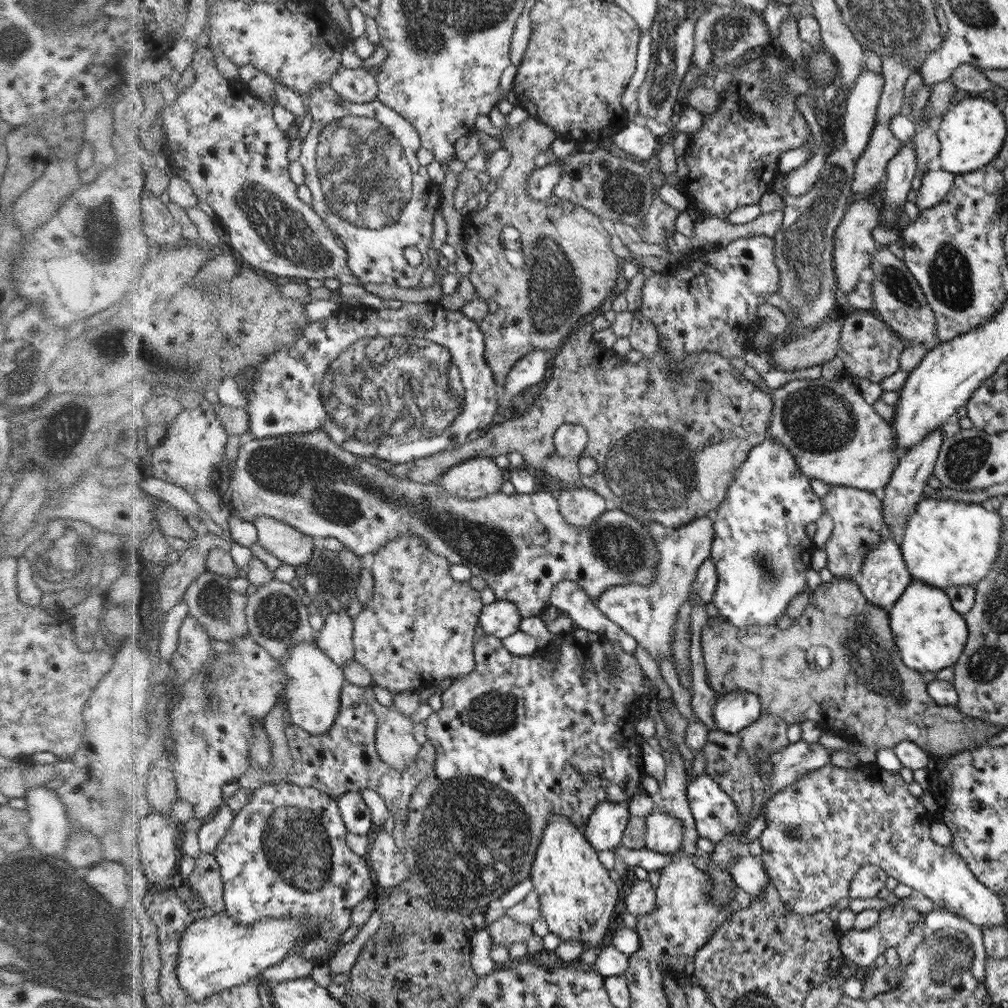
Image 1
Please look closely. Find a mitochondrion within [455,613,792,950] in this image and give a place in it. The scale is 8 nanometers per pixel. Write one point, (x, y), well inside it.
(493, 713)

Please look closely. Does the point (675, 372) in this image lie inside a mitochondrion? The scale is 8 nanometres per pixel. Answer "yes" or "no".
no

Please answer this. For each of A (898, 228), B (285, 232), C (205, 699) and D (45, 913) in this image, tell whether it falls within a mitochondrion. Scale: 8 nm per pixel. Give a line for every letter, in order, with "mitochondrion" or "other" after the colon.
A: other
B: mitochondrion
C: mitochondrion
D: mitochondrion

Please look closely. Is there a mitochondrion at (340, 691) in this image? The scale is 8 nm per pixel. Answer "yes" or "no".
no

